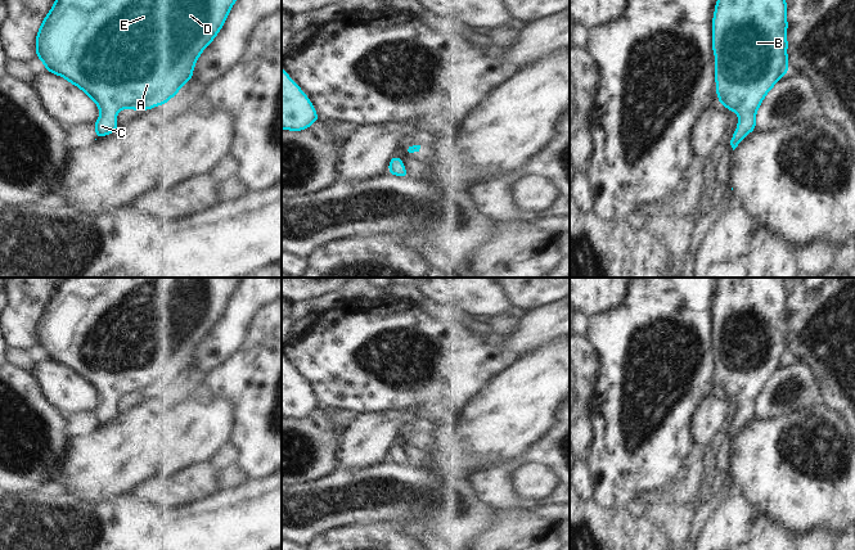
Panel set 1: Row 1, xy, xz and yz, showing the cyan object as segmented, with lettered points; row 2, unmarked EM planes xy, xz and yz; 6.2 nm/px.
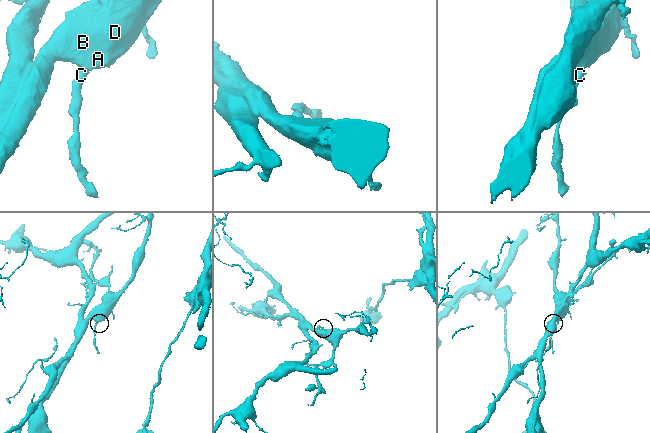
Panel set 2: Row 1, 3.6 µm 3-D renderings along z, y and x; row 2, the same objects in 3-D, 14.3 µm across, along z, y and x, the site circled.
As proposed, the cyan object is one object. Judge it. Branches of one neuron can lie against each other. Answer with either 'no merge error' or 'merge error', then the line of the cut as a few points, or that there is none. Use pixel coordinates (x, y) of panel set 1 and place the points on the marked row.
no merge error; cut none

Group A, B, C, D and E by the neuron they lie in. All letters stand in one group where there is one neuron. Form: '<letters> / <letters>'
A B C D E

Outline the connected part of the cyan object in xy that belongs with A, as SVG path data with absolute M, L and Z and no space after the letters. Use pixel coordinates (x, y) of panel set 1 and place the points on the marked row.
M55 0L37 31L36 58L44 63L46 71L55 76L62 76L93 99L100 112L100 116L93 125L96 139L100 139L118 130L117 113L120 111L125 108L135 112L149 111L154 107L165 105L193 78L193 71L198 58L221 31L235 3L237 0Z

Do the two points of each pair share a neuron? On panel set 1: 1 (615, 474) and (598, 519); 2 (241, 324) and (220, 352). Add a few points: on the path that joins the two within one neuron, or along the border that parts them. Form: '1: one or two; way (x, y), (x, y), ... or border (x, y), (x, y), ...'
1: two; border (592, 500), (603, 508), (624, 509)
2: one; way (234, 330), (220, 346)

